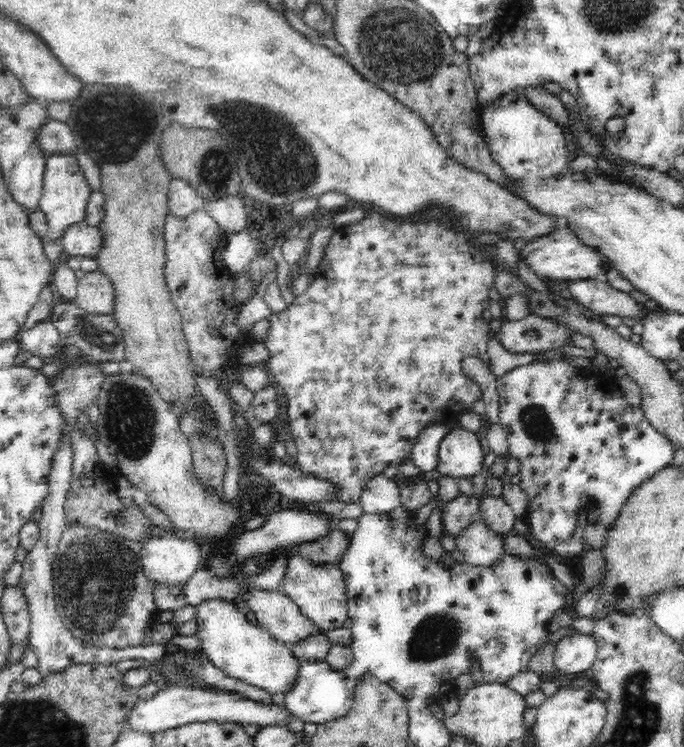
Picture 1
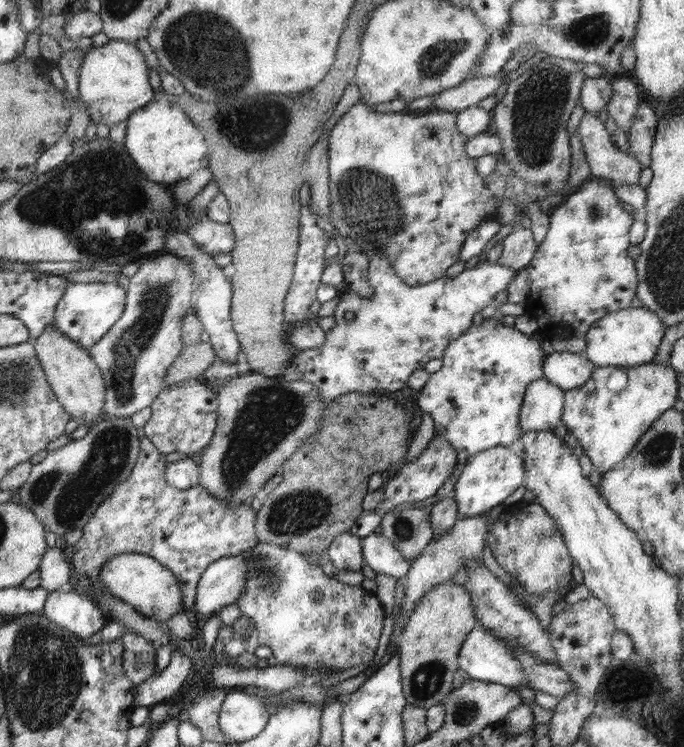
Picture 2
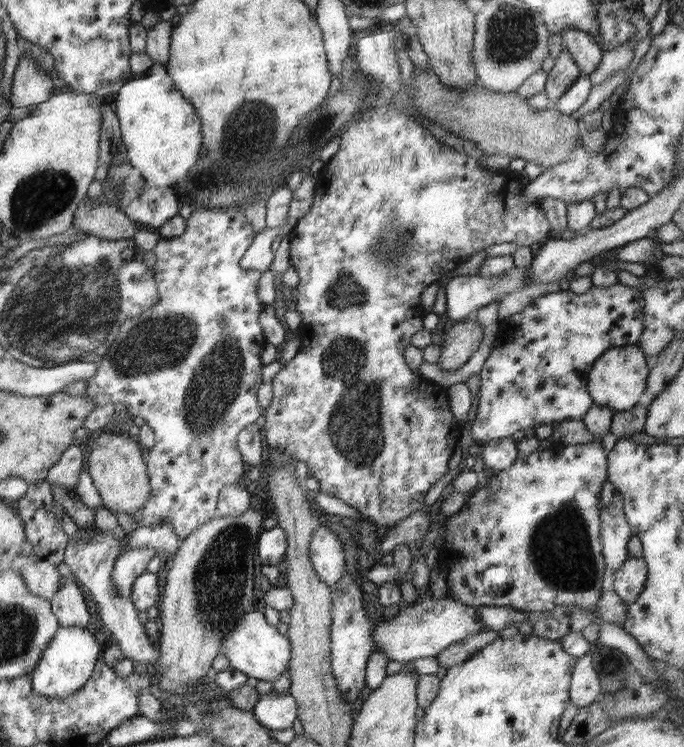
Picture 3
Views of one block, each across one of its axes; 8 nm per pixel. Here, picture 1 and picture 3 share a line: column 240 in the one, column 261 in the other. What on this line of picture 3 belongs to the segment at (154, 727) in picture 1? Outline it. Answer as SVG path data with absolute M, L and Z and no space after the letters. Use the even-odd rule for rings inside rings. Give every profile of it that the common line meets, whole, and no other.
M273 692L261 695L251 711L266 728L286 730L292 728L300 709L292 695Z

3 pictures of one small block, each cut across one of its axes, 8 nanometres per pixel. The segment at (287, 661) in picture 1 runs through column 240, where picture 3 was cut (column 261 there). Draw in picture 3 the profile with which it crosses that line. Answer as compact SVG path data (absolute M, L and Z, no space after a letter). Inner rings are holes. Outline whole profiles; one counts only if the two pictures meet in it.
M261 606L247 612L237 626L222 641L222 655L230 662L230 667L239 670L258 681L275 682L288 671L292 659L292 644L282 636L275 626L270 626L262 614Z

